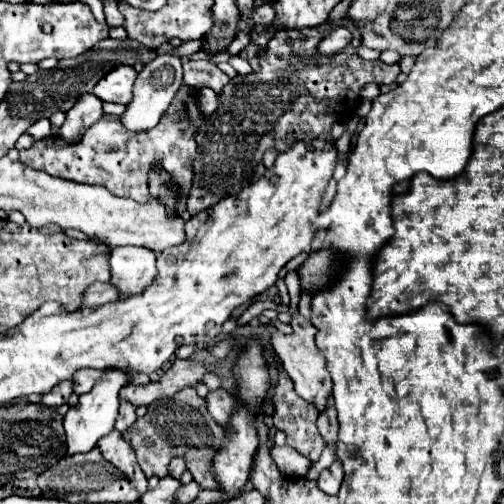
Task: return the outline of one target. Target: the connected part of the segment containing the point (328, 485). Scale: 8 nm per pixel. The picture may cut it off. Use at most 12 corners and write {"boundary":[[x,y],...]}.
{"boundary":[[336,460],[320,474],[320,490],[338,494],[342,476],[342,464]]}

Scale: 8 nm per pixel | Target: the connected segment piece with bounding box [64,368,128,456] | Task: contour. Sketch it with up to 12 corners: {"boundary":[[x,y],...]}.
{"boundary":[[108,368],[64,416],[66,456],[114,430],[124,370]]}

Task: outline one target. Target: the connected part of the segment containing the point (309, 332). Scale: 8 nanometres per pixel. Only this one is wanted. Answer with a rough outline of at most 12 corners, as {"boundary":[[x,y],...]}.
{"boundary":[[300,314],[274,330],[276,356],[294,390],[318,410],[332,394],[316,330]]}

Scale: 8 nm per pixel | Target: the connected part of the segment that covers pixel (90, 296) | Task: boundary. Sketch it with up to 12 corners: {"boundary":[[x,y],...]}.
{"boundary":[[96,282],[84,292],[82,306],[100,306],[118,298],[110,282]]}

